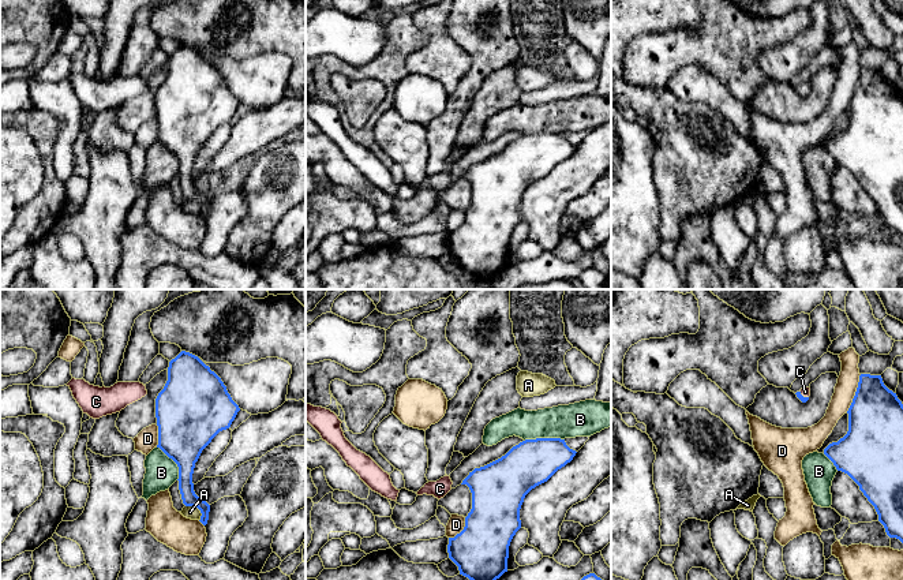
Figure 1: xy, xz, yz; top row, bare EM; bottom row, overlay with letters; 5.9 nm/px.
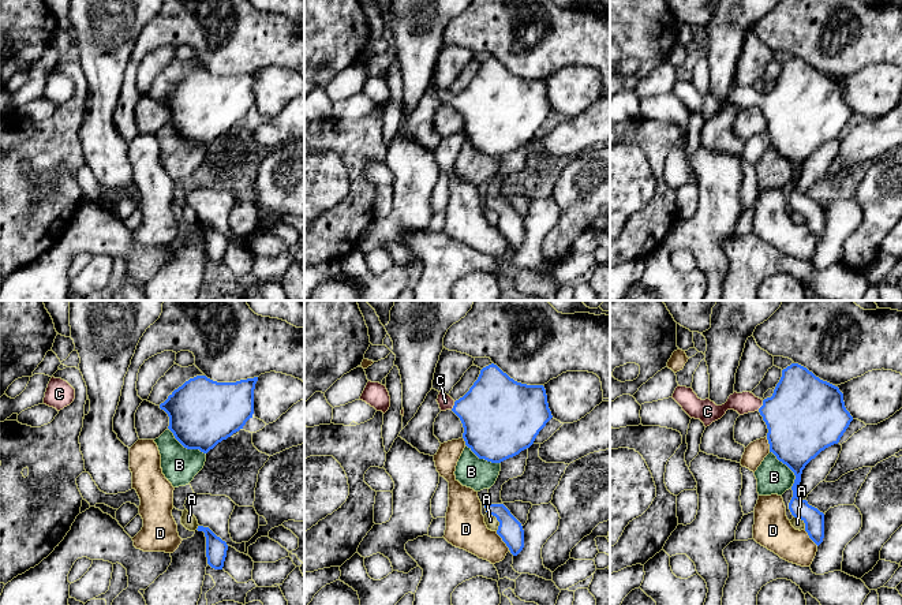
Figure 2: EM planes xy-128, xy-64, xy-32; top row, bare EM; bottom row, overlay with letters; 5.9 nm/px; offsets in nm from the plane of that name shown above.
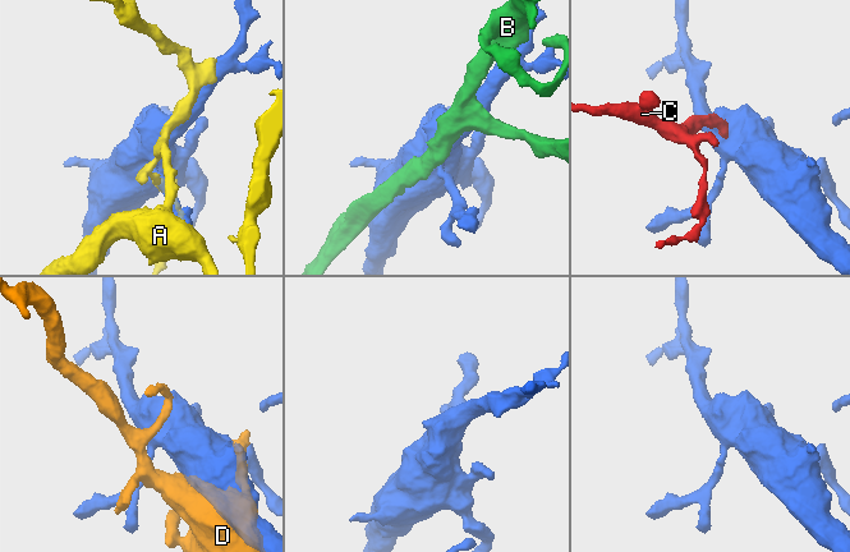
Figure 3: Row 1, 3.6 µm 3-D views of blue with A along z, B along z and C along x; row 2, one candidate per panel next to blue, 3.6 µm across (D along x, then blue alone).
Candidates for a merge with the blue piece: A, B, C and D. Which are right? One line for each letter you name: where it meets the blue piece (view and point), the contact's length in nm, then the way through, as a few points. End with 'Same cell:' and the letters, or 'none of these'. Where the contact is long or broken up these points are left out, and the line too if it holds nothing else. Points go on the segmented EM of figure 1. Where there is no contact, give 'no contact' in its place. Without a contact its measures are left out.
C: yz (802, 396) | 70 nm | across yz (800, 396), (802, 396), (805, 392)
Same cell: C

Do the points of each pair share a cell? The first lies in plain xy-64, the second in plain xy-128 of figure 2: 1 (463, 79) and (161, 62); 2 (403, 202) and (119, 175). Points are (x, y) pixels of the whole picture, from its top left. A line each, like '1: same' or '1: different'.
1: different
2: same

